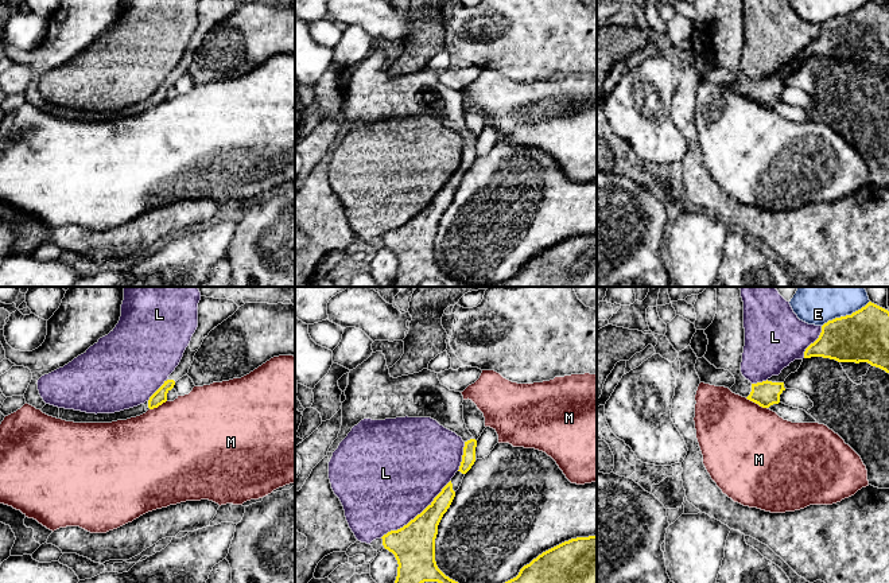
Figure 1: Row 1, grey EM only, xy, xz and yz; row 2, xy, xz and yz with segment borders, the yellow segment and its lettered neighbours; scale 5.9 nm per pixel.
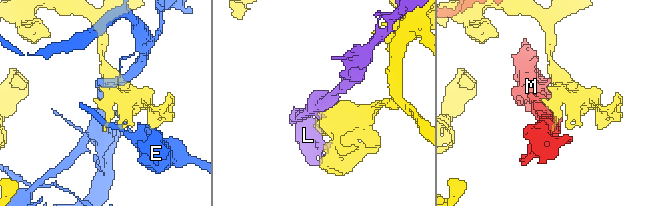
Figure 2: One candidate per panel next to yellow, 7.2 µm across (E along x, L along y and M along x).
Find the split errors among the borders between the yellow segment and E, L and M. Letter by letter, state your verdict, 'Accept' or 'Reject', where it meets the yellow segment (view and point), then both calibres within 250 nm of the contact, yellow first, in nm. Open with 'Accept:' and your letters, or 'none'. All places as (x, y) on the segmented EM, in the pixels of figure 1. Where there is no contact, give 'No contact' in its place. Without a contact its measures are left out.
Accept: none
E: Reject. Touches yellow at yz (846, 315). Thickness 300 nm (yellow) against 380 nm
L: Reject. Touches yellow at xz (418, 515). Thickness 260 nm (yellow) against 500 nm
M: Reject. Touches yellow at yz (756, 403). Thickness 150 nm (yellow) against 480 nm

